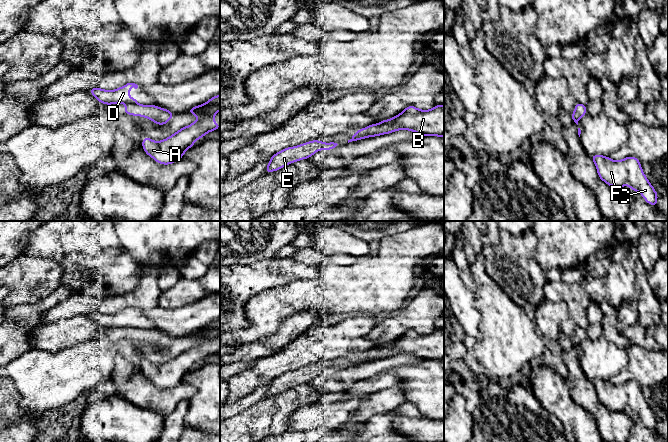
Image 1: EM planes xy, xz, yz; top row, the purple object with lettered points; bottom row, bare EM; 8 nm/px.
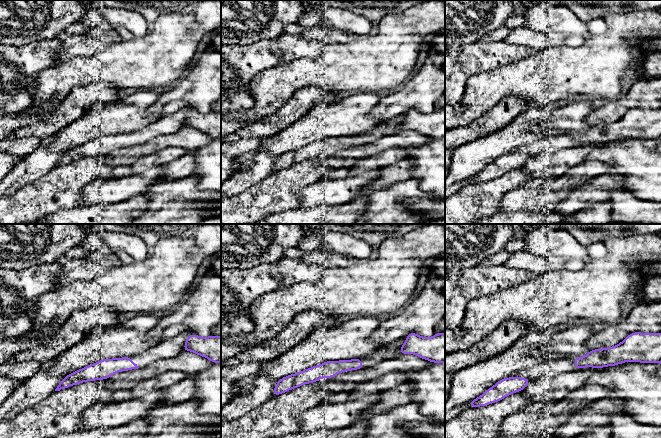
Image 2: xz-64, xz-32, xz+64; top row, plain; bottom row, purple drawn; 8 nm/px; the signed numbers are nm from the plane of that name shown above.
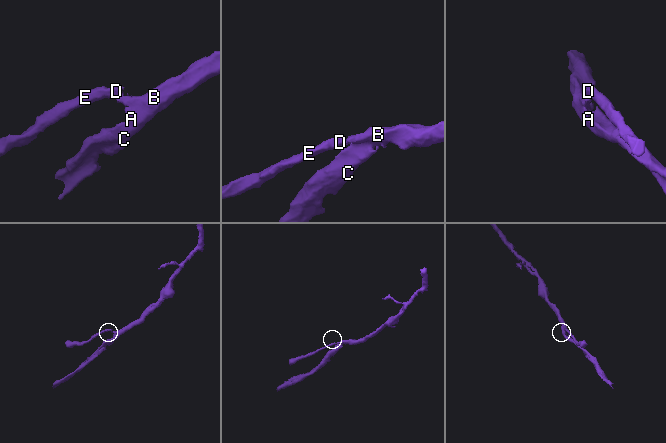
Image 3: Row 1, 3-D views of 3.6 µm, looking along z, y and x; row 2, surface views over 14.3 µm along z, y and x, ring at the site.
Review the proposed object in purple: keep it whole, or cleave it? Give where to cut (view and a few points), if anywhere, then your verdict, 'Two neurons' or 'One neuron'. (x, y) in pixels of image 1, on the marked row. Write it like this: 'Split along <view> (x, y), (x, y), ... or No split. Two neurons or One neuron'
Split along xy (132, 103), (136, 104). Two neurons

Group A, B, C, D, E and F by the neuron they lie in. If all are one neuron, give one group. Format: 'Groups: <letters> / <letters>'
Groups: A B C F / D E

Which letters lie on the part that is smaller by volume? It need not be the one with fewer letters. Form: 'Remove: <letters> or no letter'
Remove: D, E

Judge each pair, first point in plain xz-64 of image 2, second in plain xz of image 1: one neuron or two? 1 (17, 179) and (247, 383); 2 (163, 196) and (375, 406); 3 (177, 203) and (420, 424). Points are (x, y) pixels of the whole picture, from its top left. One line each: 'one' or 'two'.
1: two
2: two
3: two

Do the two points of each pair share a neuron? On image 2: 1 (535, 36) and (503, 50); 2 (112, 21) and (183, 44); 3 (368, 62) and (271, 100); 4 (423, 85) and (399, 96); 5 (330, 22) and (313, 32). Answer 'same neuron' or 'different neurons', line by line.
1: different neurons
2: different neurons
3: same neuron
4: same neuron
5: different neurons

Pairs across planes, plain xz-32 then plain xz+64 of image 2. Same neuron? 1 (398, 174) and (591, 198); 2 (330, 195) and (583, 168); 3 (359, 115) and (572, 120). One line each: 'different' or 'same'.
1: same
2: different
3: same

